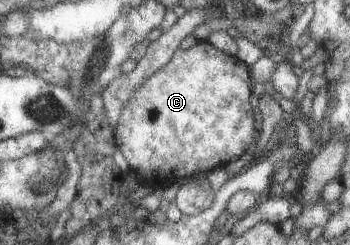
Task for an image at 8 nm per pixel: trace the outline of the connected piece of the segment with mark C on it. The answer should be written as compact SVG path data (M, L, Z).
M203 40L195 42L189 49L177 48L171 59L133 91L127 99L119 122L112 135L115 149L121 152L128 164L128 171L139 185L151 189L174 188L176 179L194 178L219 167L242 154L251 141L255 130L255 119L249 94L251 79L248 66L235 55L215 49Z

